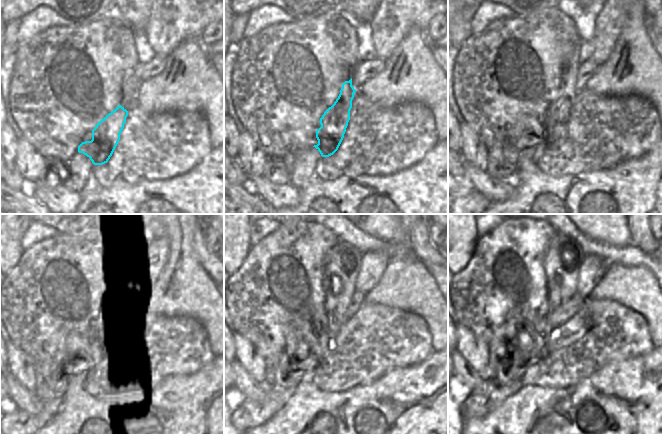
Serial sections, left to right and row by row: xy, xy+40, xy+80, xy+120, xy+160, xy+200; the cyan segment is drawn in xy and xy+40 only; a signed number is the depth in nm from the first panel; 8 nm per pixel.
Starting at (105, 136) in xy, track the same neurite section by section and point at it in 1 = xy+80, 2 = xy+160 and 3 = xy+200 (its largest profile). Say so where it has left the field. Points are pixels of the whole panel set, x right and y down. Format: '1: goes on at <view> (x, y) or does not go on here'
1: goes on at xy+80 (556, 120)
2: goes on at xy+160 (341, 266)
3: goes on at xy+200 (563, 259)

